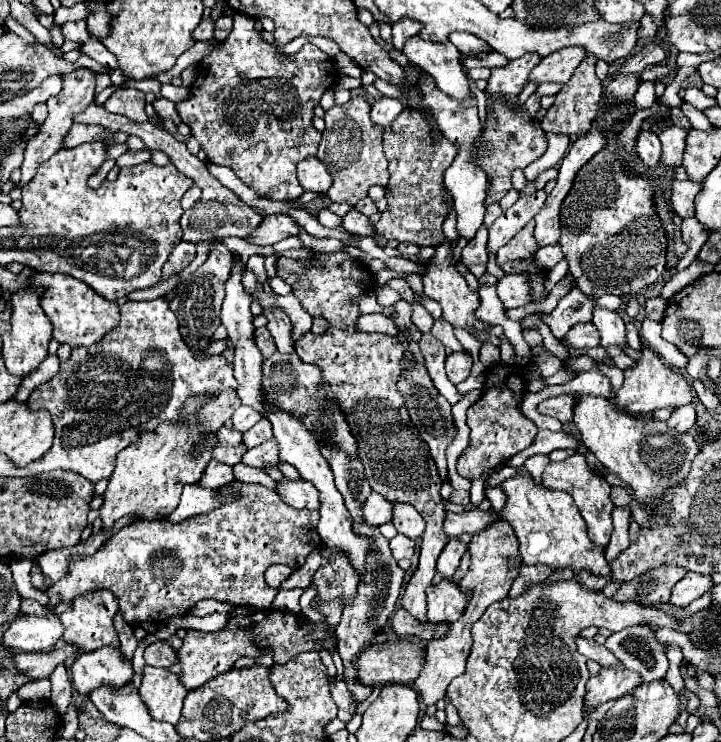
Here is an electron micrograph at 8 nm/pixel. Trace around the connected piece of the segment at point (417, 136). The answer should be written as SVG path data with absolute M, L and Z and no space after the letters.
M405 108L383 136L385 156L389 160L389 184L385 188L385 198L389 208L381 214L375 230L387 240L411 242L419 246L437 246L445 242L443 220L453 208L453 196L445 192L443 174L457 156L457 146L447 138L437 142L431 140L431 124L423 120L413 108Z

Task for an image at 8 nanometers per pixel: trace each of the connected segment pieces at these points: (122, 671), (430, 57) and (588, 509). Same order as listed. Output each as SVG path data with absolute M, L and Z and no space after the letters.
M115 646L81 654L71 666L73 686L79 694L89 694L97 686L123 686L133 678L131 660Z
M411 36L401 50L413 64L435 78L435 84L451 98L467 104L473 98L467 78L459 64L459 50L451 42L429 42L421 36Z
M573 454L571 458L563 460L563 462L549 462L545 466L545 472L543 472L543 486L549 486L551 490L563 490L563 492L569 492L583 516L583 520L587 522L587 534L589 538L597 544L597 546L607 546L609 544L609 538L611 538L611 532L613 532L613 524L611 524L611 510L613 510L613 502L609 498L609 492L611 492L611 486L607 484L607 480L599 474L595 474L587 462L585 462L585 456L583 454Z

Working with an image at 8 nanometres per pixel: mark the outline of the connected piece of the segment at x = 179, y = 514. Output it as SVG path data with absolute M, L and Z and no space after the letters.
M191 484L191 486L183 488L183 496L181 496L179 506L169 516L165 516L165 520L177 524L185 518L219 508L223 504L219 494L221 494L219 490L207 490L207 488L201 488L199 484Z

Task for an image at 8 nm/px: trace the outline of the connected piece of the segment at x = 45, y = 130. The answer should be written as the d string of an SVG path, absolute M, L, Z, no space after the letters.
M75 70L75 72L71 72L71 74L65 76L65 80L63 80L63 90L61 90L57 96L53 96L51 100L47 100L47 106L49 106L49 116L47 116L47 120L41 124L39 134L33 136L33 138L27 142L27 146L25 146L25 160L23 160L23 164L21 164L21 180L15 184L15 188L27 186L27 184L33 180L37 168L39 168L45 160L49 160L49 158L61 148L63 136L67 136L67 130L69 130L71 124L73 124L73 114L85 110L85 108L93 102L93 98L95 98L95 72L91 72L91 70Z

